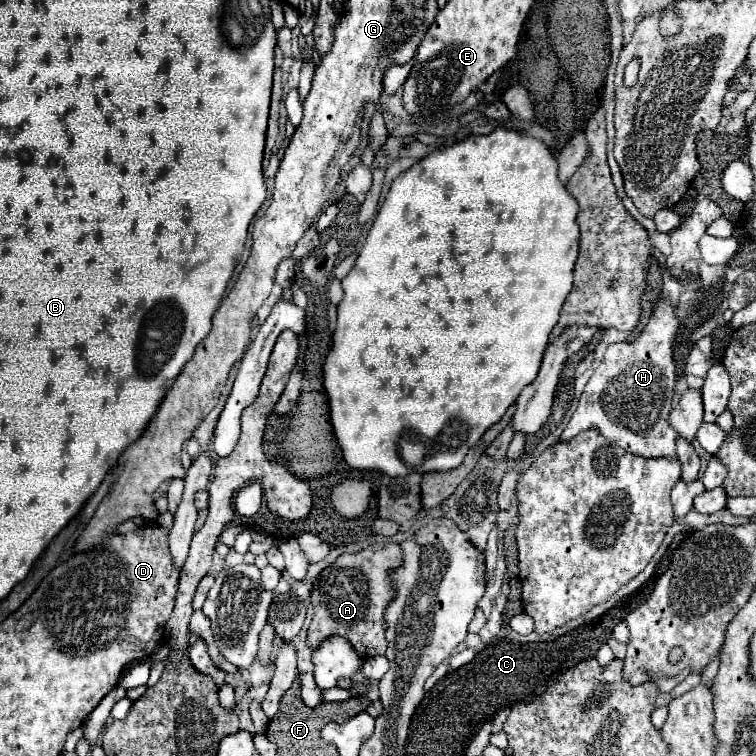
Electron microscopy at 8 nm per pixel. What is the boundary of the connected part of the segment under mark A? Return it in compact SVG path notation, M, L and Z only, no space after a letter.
M373 543L359 553L341 555L321 573L313 587L311 603L315 607L315 617L307 631L307 645L315 647L325 637L339 635L345 637L361 657L385 655L385 609L395 597L391 571L401 565L403 551L399 543Z

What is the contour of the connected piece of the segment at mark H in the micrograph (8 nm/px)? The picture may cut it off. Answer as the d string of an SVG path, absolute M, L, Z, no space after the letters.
M659 301L649 323L631 343L615 343L607 349L601 365L585 385L579 407L573 413L561 441L573 439L577 433L595 429L611 443L641 457L675 459L677 431L669 425L675 389L673 341L679 331L679 319L669 301Z

